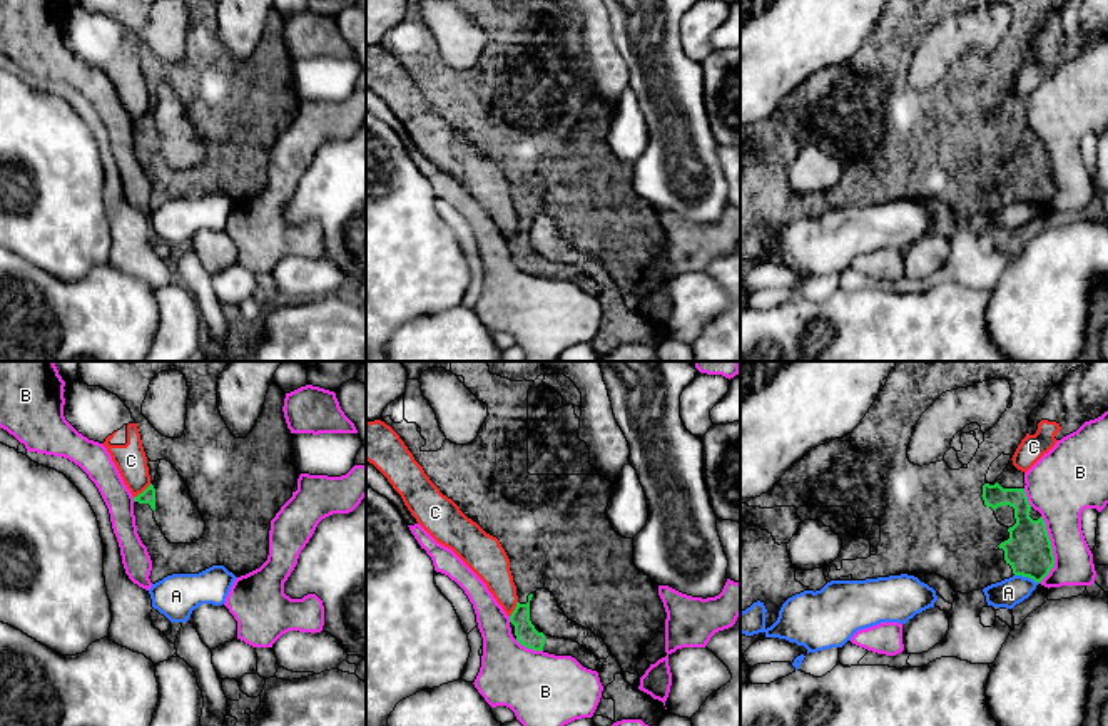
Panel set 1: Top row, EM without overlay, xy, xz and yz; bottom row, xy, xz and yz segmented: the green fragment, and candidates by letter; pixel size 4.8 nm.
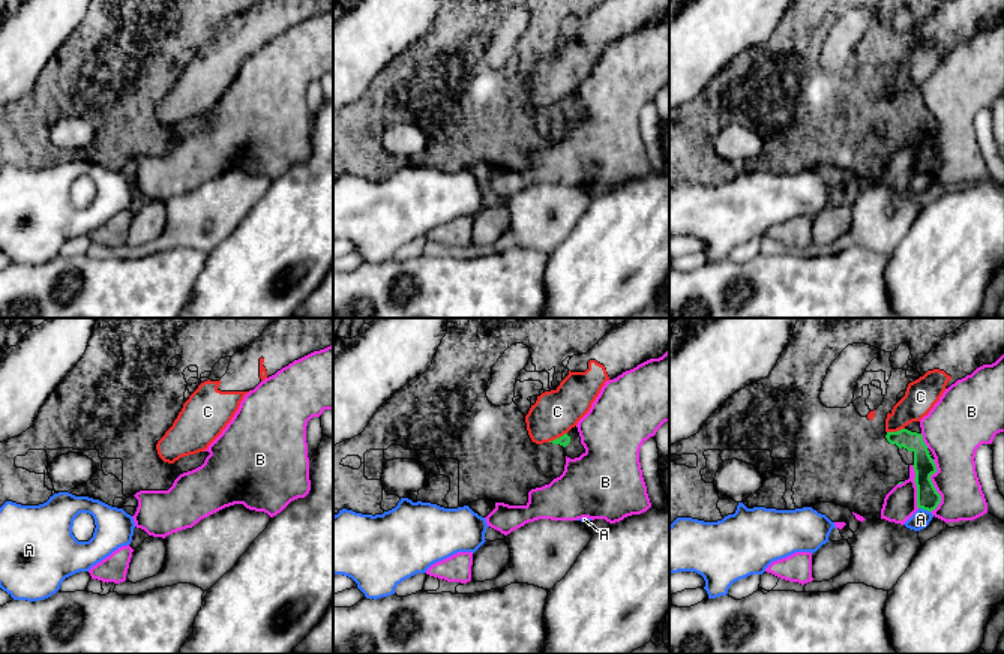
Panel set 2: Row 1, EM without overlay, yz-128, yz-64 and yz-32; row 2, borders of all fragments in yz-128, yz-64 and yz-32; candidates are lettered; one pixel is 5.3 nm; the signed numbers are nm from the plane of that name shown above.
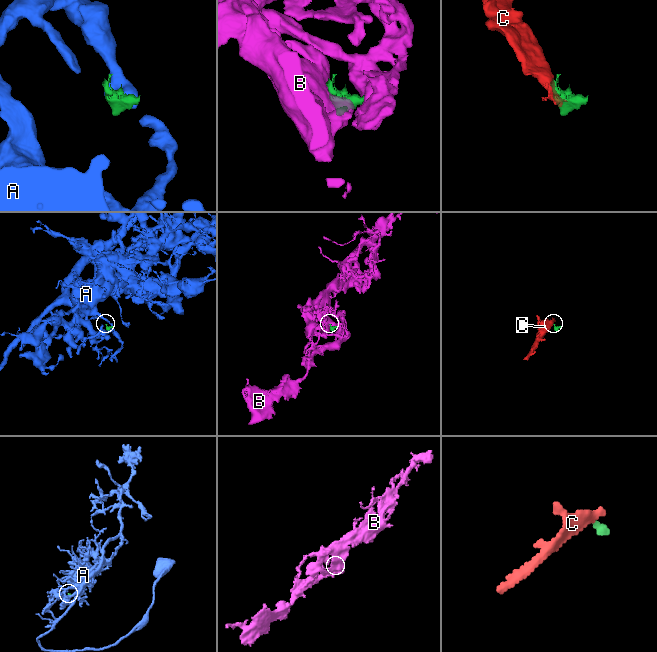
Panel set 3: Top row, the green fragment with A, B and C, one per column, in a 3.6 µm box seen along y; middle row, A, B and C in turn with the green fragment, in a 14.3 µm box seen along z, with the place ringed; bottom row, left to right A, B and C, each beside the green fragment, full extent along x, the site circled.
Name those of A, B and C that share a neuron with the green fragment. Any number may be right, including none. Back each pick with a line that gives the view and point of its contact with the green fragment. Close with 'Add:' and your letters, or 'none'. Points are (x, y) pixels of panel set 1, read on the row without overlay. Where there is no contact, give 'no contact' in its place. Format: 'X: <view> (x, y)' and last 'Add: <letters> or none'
Add: none

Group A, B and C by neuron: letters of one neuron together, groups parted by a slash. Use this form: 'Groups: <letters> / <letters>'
Groups: A / B / C

